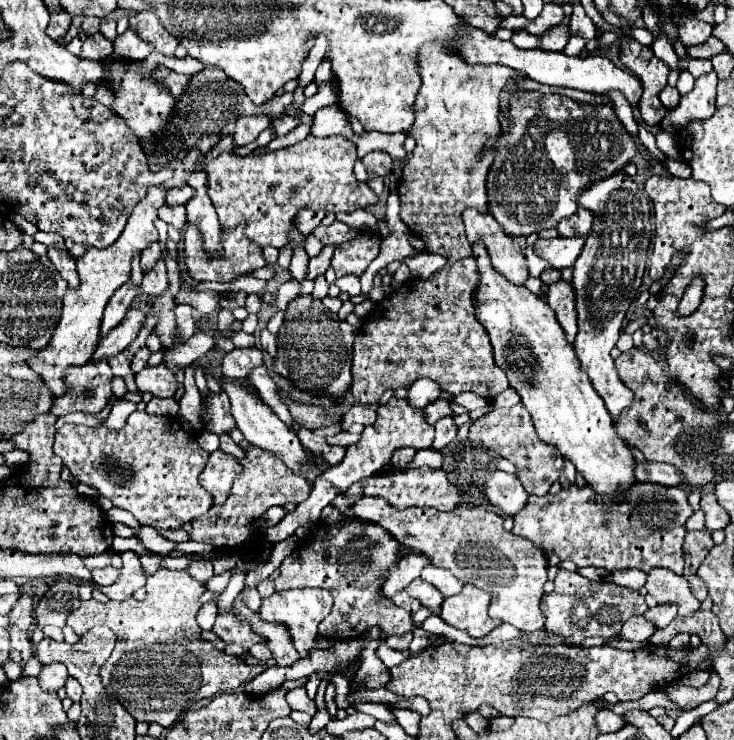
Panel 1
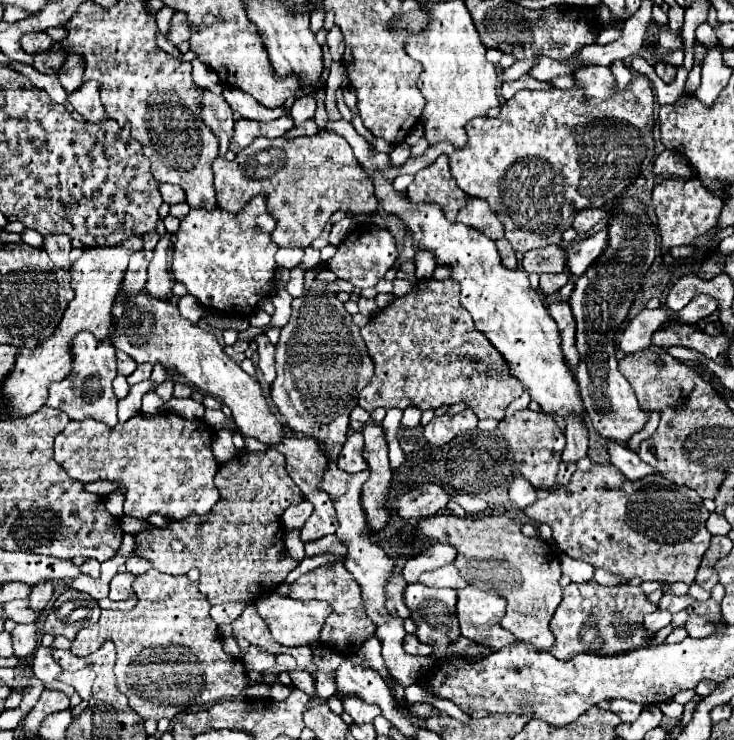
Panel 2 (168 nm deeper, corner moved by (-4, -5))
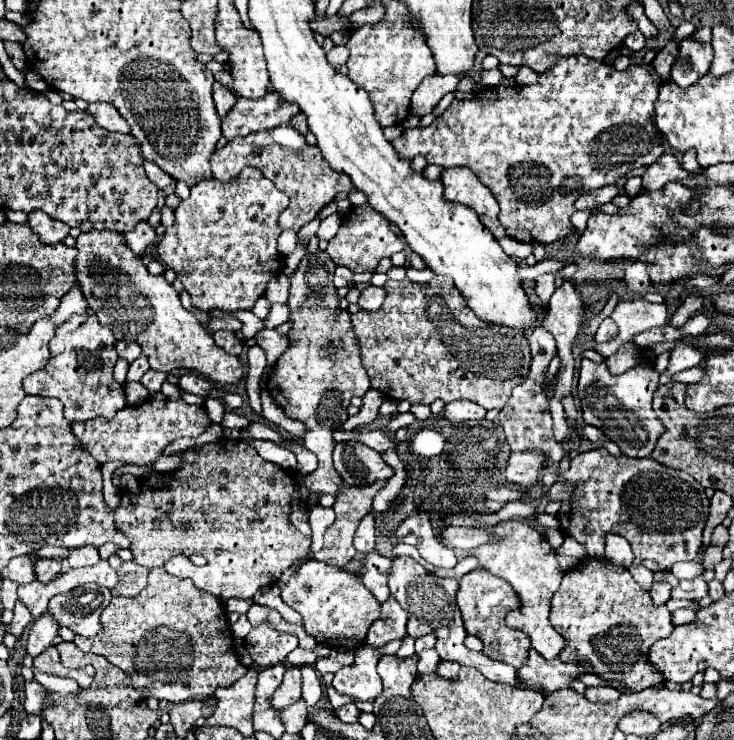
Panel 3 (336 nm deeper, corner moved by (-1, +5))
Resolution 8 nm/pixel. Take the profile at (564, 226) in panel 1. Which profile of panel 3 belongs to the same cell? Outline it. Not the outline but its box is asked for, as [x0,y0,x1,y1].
[575,184,619,210]

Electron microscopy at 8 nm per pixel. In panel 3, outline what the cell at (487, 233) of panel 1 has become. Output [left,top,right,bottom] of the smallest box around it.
[443,168,507,240]

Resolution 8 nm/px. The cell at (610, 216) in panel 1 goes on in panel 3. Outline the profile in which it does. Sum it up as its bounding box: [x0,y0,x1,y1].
[579,358,663,458]

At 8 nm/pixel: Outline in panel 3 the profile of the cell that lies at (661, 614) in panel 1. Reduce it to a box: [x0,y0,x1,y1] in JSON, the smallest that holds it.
[671,576,707,600]

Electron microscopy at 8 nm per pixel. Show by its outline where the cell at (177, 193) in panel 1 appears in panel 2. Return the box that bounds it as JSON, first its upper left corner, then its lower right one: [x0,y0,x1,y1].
[160,184,184,204]

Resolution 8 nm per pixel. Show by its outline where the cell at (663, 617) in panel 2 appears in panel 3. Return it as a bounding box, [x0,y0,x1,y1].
[649,582,671,606]

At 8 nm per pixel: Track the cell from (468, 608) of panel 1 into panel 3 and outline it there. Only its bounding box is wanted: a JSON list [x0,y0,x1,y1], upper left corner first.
[457,568,529,666]

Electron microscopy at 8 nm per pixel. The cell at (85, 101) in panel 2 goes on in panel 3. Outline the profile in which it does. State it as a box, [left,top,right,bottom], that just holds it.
[87,102,129,132]

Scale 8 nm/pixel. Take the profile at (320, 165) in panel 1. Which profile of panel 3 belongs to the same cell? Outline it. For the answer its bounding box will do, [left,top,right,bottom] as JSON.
[211,124,355,232]

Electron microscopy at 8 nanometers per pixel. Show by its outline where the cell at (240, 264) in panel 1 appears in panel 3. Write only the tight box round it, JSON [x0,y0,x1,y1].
[159,168,289,312]

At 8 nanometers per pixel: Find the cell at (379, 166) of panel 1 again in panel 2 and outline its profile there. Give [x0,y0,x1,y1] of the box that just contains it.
[390,142,410,166]

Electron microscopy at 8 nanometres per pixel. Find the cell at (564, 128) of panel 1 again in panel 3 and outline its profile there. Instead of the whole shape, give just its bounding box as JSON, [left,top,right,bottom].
[391,56,665,244]

